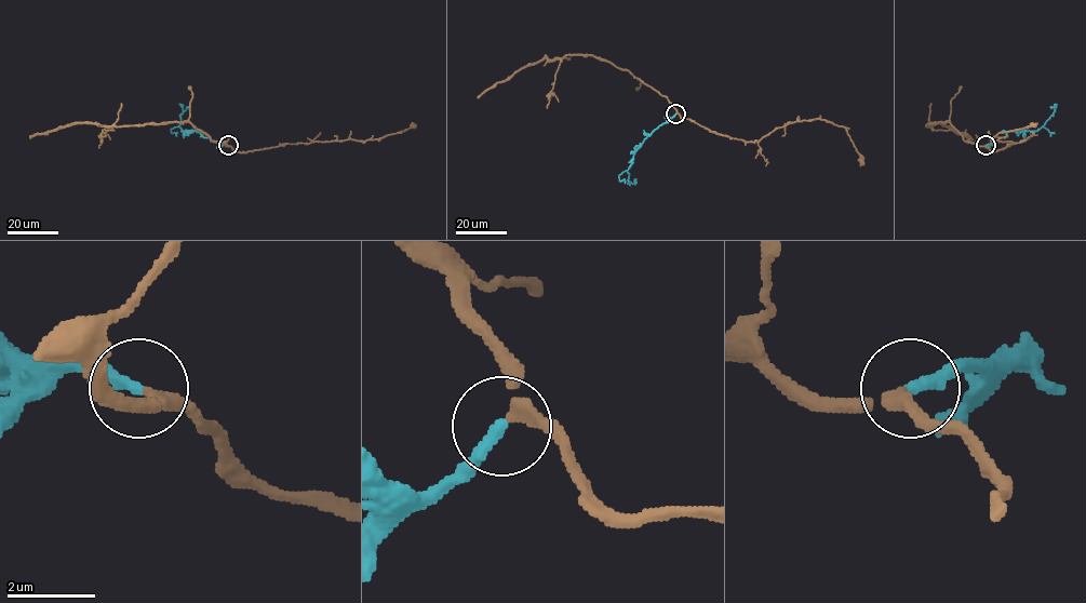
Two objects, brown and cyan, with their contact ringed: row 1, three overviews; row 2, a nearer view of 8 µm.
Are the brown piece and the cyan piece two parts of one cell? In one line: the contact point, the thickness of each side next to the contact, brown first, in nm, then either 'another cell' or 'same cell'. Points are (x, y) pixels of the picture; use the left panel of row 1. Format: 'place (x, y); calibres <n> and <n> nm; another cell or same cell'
place (228, 145); calibres 240 and 280 nm; same cell

